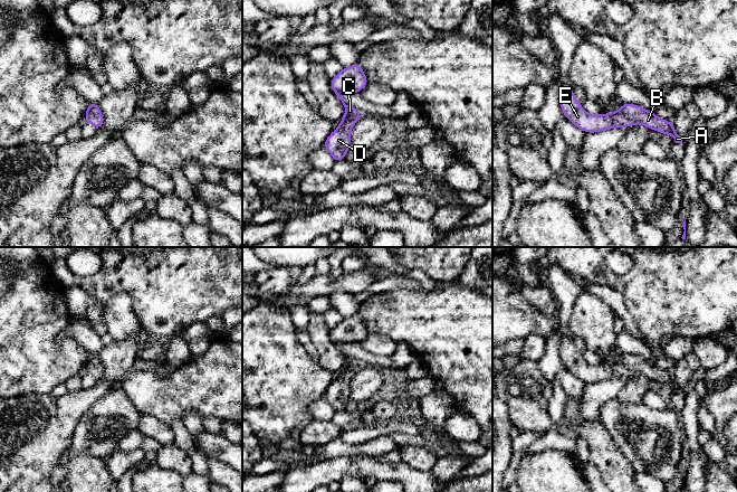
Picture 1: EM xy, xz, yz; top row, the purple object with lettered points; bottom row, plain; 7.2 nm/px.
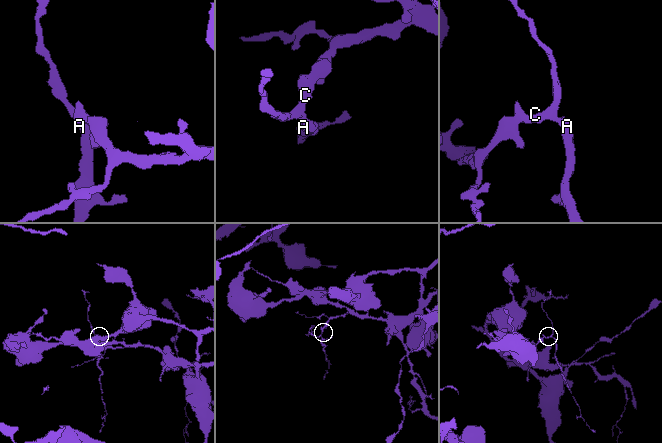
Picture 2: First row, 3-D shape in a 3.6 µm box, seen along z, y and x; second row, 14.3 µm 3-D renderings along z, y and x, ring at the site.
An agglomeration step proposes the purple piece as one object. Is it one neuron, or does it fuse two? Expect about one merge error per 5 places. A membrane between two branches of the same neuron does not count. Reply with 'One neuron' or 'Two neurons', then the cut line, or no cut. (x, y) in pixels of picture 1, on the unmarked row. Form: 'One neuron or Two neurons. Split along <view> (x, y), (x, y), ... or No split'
One neuron. No split

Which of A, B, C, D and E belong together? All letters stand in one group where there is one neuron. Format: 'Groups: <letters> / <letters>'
Groups: A B C D E

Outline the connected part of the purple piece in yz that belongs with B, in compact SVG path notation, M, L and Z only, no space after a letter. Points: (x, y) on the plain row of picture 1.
M565 332L559 342L559 357L563 366L585 384L597 384L618 378L642 375L660 385L669 385L676 394L682 394L671 371L662 370L640 356L623 353L622 358L609 365L588 365L576 351L573 339Z

